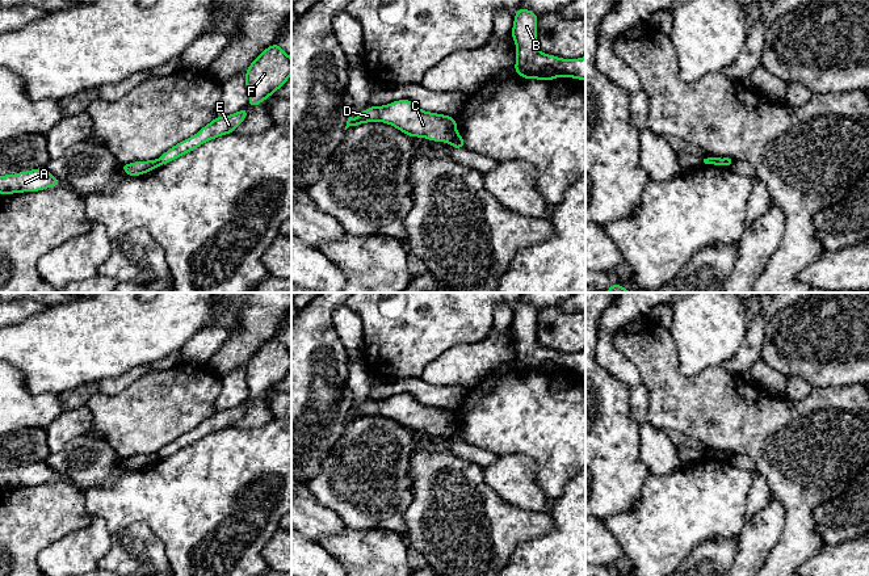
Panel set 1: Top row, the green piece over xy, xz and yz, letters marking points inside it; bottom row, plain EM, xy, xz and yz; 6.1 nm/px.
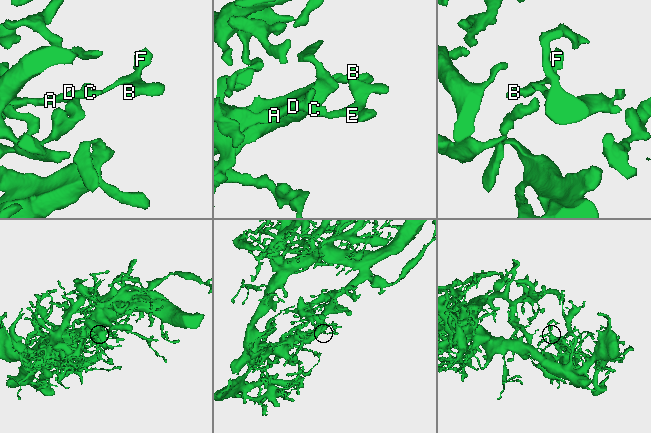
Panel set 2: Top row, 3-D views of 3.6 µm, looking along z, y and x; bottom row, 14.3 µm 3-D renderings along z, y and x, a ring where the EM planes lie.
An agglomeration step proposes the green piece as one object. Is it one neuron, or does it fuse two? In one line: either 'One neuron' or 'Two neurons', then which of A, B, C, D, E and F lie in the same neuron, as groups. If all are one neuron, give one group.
Two neurons. Groups: A C D / B E F

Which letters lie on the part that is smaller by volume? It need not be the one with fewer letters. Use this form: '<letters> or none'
B, E, F

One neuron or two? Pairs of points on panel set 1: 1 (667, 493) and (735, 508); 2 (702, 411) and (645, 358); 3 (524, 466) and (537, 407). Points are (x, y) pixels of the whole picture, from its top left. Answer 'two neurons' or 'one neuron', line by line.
1: one neuron
2: one neuron
3: two neurons

